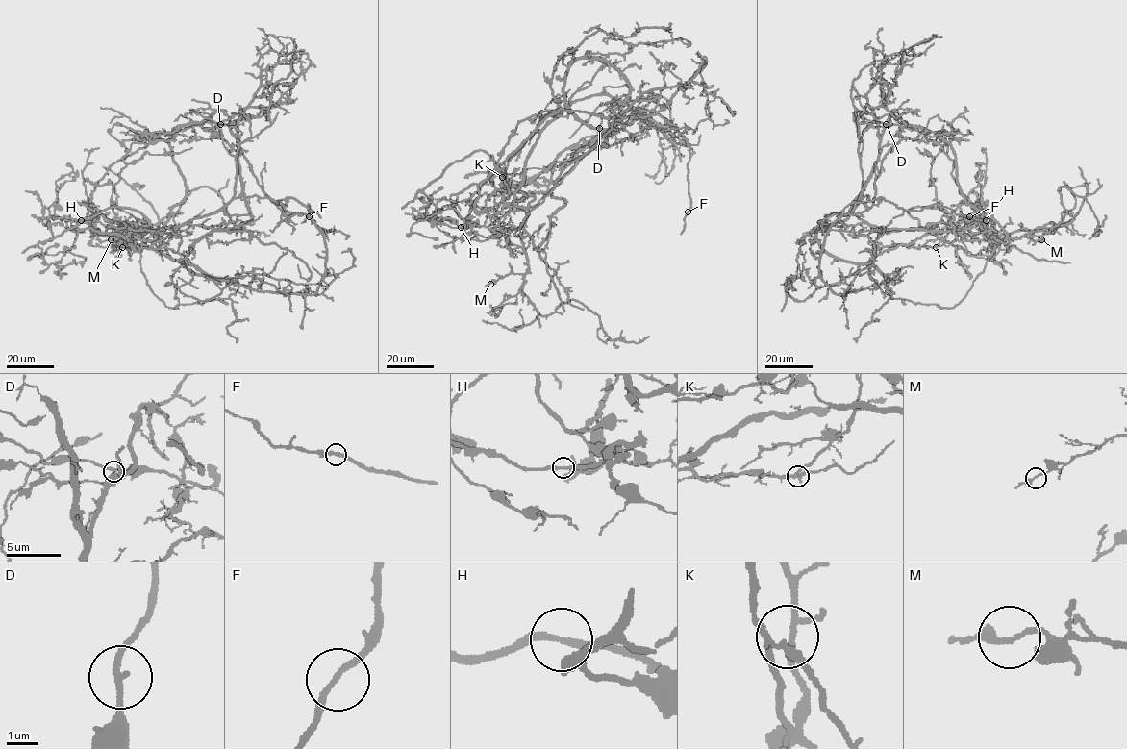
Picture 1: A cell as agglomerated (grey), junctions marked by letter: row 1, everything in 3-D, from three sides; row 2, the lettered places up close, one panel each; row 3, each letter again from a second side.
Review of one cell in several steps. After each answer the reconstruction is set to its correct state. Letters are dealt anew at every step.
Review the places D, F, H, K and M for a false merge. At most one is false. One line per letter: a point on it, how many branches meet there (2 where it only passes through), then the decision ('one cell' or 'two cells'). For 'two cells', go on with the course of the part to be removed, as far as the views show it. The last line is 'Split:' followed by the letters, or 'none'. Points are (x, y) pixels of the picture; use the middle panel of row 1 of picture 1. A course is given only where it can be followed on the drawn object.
D: at (599, 128); 2 branches meet; one cell
F: at (688, 212); 2 branches meet; one cell
H: at (461, 227); 2 branches meet; two cells; foreign part runs (461, 227), (424, 188), (481, 150), (526, 208), (539, 134), (592, 95), (671, 103), (655, 182)
K: at (502, 177); 2 branches meet; one cell
M: at (490, 284); 2 branches meet; one cell
Split: H

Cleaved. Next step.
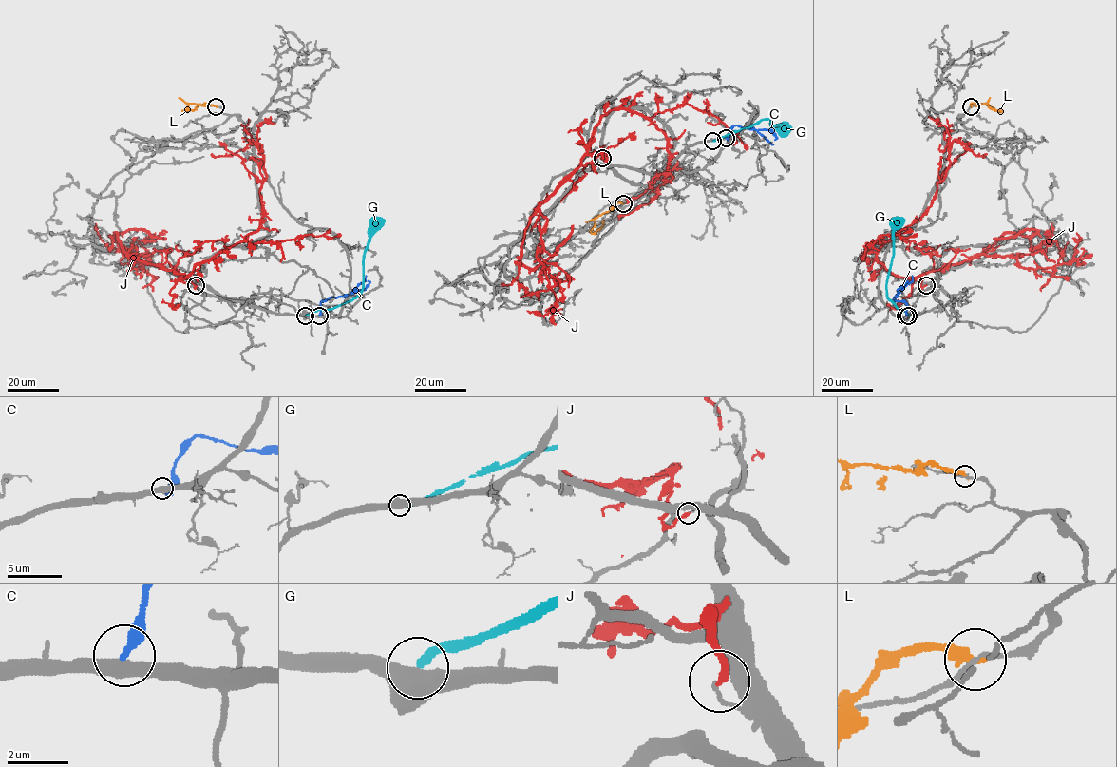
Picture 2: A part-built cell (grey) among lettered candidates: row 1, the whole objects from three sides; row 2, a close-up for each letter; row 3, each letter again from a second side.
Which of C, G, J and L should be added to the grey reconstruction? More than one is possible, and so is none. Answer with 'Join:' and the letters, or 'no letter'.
Join: no letter

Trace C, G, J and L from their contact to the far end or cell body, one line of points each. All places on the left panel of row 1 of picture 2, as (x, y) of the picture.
C: (319, 316), (323, 300), (350, 294), (366, 280), (366, 276)
G: (305, 316), (343, 304), (361, 291), (369, 231), (378, 217)
J: (195, 285), (180, 275), (241, 242), (263, 216), (261, 147), (252, 140), (224, 156), (212, 154)
L: (216, 106), (207, 103), (189, 104), (184, 111), (194, 110), (198, 106)

